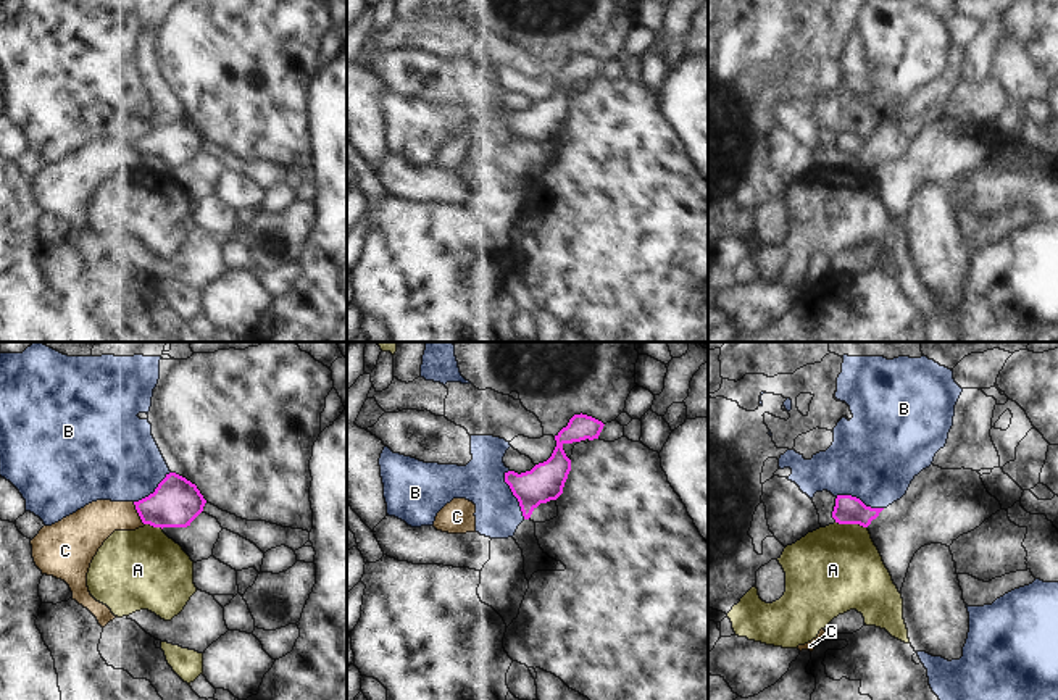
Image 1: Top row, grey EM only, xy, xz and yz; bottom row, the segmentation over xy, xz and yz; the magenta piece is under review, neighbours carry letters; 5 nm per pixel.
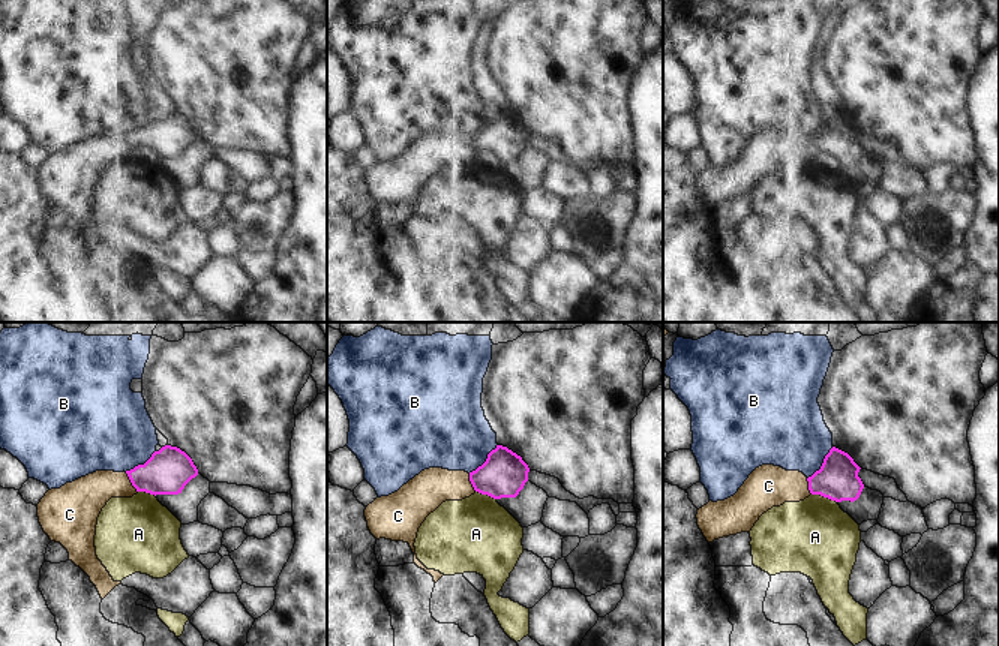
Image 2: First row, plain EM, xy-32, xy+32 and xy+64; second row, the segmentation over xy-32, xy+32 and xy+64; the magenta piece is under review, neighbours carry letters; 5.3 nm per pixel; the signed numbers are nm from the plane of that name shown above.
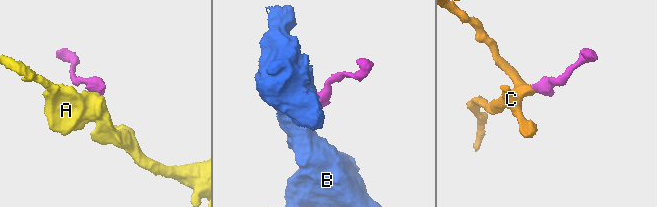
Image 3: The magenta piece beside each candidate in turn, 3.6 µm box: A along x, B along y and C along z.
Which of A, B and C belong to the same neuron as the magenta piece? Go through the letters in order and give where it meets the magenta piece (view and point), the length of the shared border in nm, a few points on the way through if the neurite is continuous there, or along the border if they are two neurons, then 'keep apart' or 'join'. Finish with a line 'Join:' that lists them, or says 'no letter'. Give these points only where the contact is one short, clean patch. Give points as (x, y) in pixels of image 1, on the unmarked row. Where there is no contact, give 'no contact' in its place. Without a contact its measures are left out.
A: yz (852, 162) | 160 nm | along yz (836, 160), (866, 166) | keep apart
B: xz (513, 133) | 260 nm | along xz (508, 108), (505, 121), (524, 157) | keep apart
C: xy (137, 150) | 130 nm | across xy (176, 141), (158, 149), (137, 150), (104, 155), (91, 165) | join
Join: C

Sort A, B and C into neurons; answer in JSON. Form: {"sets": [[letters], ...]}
{"sets": [["A"], ["B"], ["C"]]}

